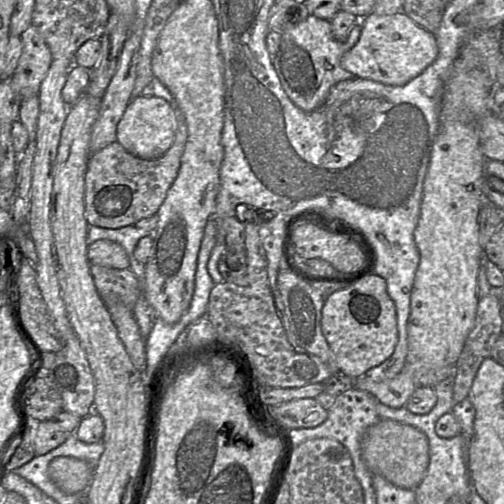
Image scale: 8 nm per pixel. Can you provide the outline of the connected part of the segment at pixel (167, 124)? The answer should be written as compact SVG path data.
M139 95L132 99L116 130L117 141L130 154L141 159L156 159L164 155L172 146L175 133L175 106L165 99L154 95Z

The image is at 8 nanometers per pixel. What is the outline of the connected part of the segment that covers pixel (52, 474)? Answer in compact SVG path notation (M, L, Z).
M69 456L56 457L48 466L49 478L66 494L86 492L93 472L94 467L87 461Z

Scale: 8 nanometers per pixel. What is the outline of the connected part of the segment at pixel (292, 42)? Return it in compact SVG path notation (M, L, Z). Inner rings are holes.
M308 15L296 26L281 32L279 49L272 61L285 93L297 107L305 112L318 109L335 84L356 77L342 68L341 58L358 42L361 31L359 20L352 26L347 40L339 42L332 35L330 21Z

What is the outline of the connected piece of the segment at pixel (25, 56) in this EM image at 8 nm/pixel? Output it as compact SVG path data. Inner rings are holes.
M31 24L21 35L22 54L11 76L13 89L22 99L38 95L53 60L40 31Z

